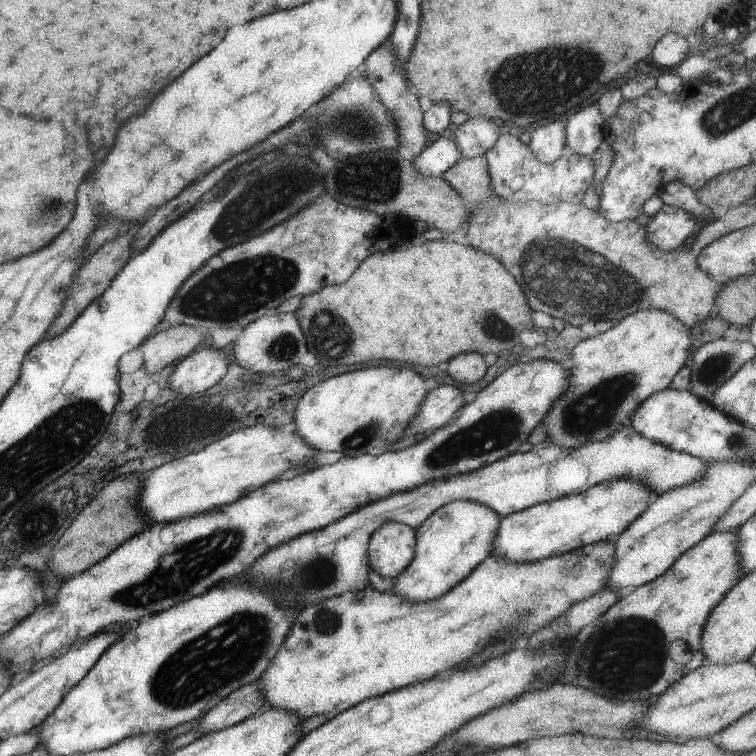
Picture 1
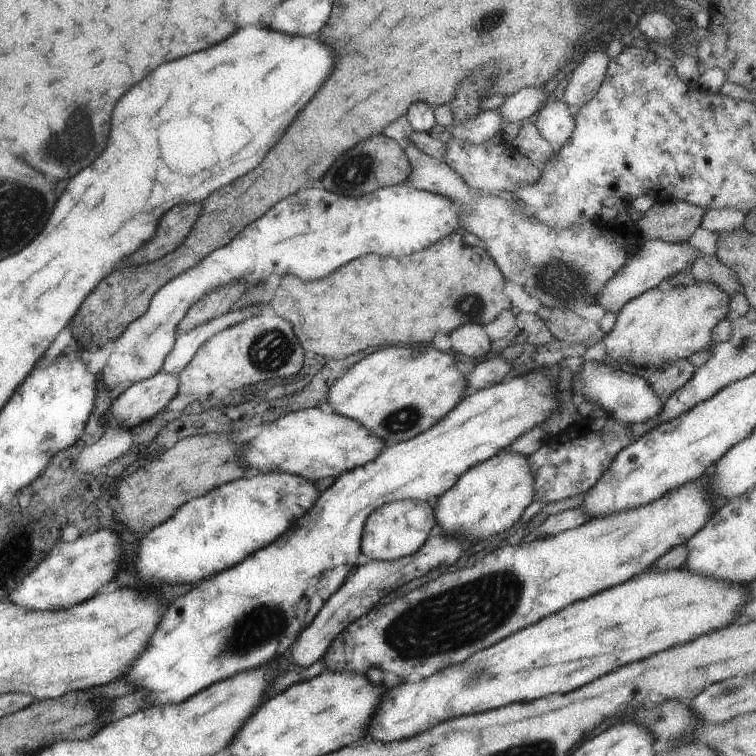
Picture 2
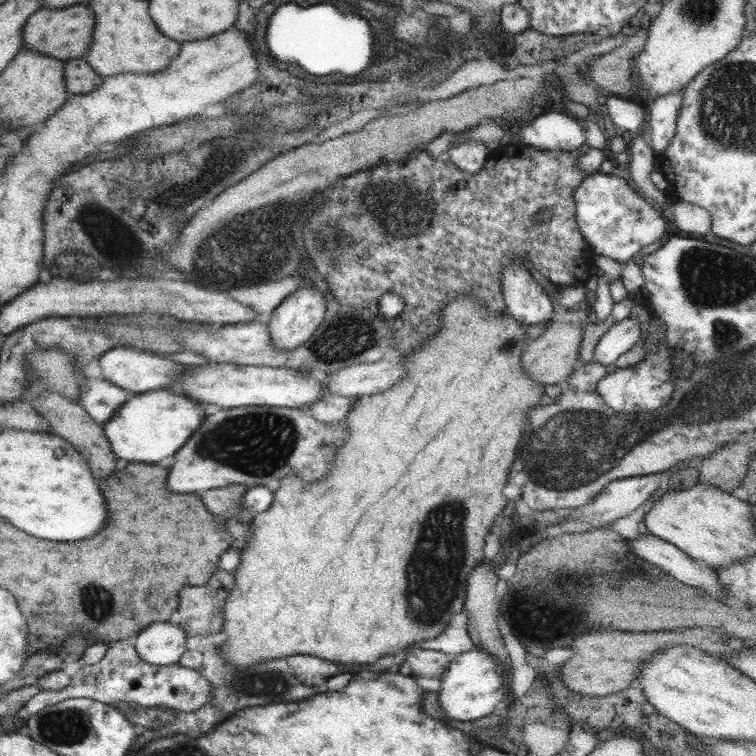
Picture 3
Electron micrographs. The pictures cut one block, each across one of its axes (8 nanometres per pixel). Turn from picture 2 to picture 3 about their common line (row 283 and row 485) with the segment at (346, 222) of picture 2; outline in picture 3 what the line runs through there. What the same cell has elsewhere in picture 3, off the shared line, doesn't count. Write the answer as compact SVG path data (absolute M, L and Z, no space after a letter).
M244 406L231 407L205 416L197 430L189 438L185 438L183 446L173 456L175 461L167 468L165 487L171 493L200 494L213 488L223 488L229 484L241 484L247 488L251 486L267 485L270 481L279 481L289 472L295 474L299 480L317 482L323 478L334 460L335 450L345 442L349 436L347 425L343 421L323 423L313 418L311 413L303 413L298 409L272 406Z

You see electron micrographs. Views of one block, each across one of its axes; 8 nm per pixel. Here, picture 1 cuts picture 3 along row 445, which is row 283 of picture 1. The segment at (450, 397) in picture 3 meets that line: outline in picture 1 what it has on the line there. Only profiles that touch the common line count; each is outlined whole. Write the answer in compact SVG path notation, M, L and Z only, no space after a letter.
M419 241L416 243L406 244L403 247L397 246L397 248L384 249L381 252L374 252L369 256L366 256L358 263L357 268L353 270L353 274L337 285L328 285L320 288L317 292L302 296L299 302L299 308L294 311L295 318L299 322L299 328L301 328L301 334L305 339L305 346L308 353L313 354L314 358L319 362L319 365L323 366L349 366L350 368L357 368L363 366L365 362L400 362L403 364L409 364L411 366L435 366L439 362L447 362L451 360L453 356L457 354L463 354L463 352L477 352L477 354L503 354L503 352L512 352L517 344L520 344L519 334L523 330L534 330L534 322L529 320L529 306L527 306L527 300L523 296L524 291L517 286L517 281L505 267L495 260L492 256L477 250L476 248L461 245L458 243L452 243L451 241Z

